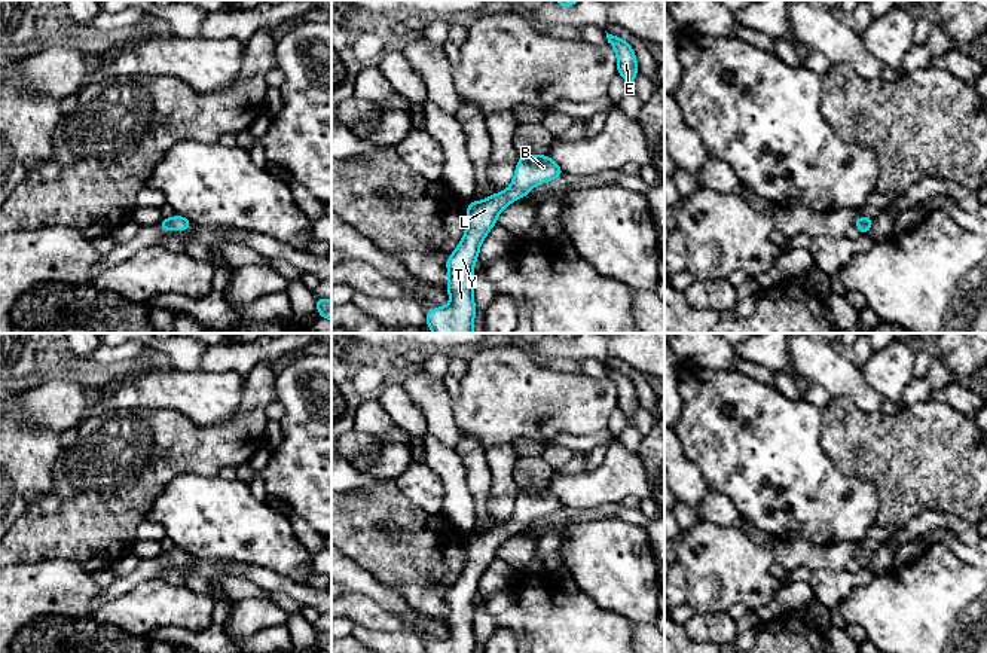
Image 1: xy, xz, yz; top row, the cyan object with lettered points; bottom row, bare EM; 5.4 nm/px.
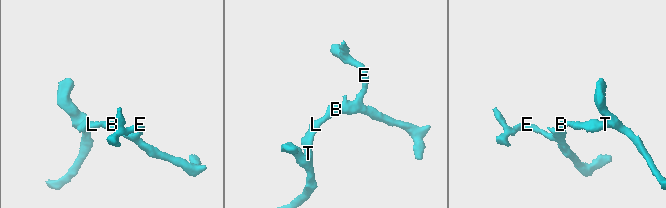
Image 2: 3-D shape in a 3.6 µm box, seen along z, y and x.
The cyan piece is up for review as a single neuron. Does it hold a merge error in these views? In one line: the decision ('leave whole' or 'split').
leave whole

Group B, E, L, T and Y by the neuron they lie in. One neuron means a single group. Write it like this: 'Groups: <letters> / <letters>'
Groups: B E L T Y

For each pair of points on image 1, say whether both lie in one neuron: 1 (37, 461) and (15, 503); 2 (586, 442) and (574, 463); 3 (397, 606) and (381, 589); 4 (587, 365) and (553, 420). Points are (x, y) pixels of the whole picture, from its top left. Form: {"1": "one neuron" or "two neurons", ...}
{"1": "one neuron", "2": "two neurons", "3": "one neuron", "4": "two neurons"}

